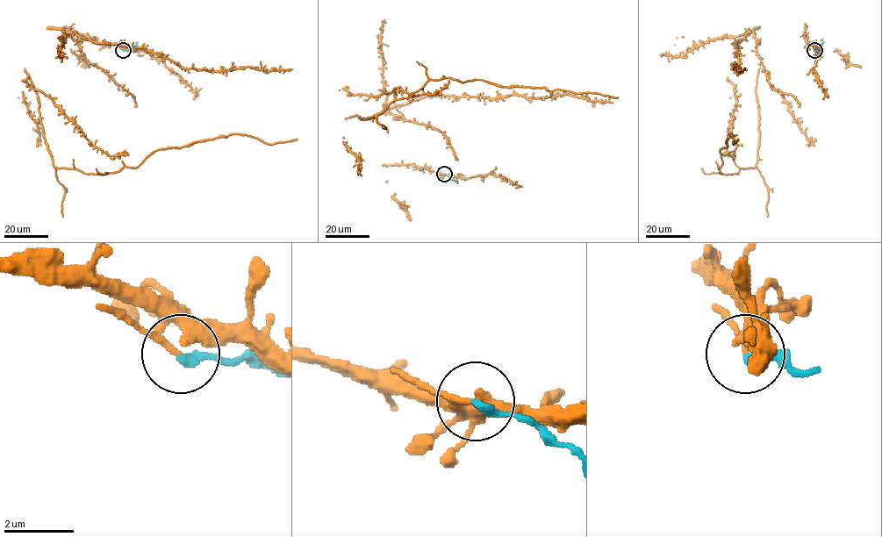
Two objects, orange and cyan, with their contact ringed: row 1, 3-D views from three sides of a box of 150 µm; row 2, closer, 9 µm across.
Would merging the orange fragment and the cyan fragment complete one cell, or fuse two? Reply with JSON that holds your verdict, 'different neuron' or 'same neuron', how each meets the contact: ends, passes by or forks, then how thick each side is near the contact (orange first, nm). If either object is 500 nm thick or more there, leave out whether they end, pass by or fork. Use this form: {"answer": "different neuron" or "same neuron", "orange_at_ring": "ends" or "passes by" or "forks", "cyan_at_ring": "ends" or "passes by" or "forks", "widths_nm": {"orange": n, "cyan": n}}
{"answer": "different neuron", "orange_at_ring": "passes by", "cyan_at_ring": "ends", "widths_nm": {"orange": 120, "cyan": 240}}

